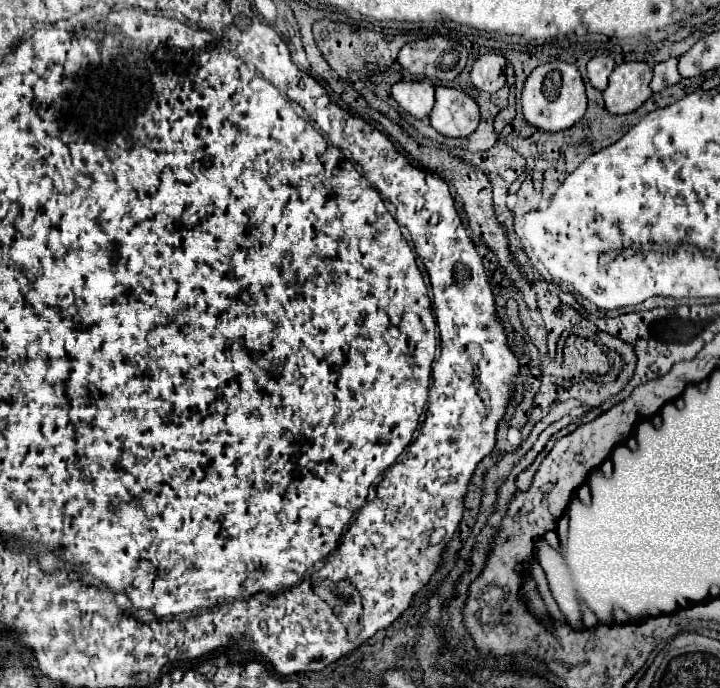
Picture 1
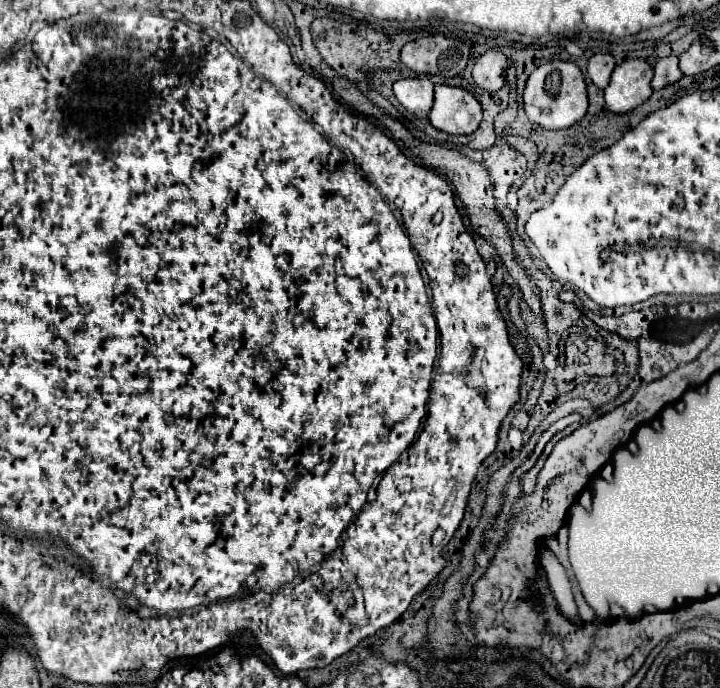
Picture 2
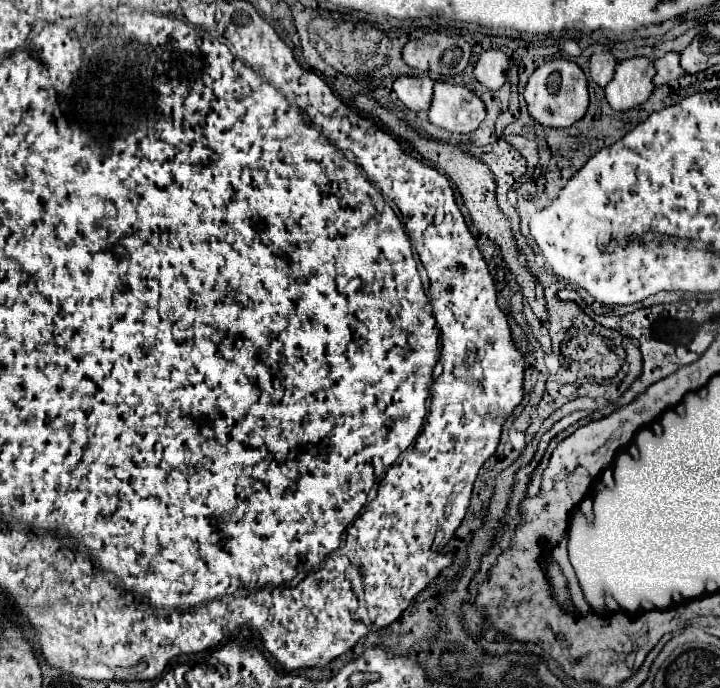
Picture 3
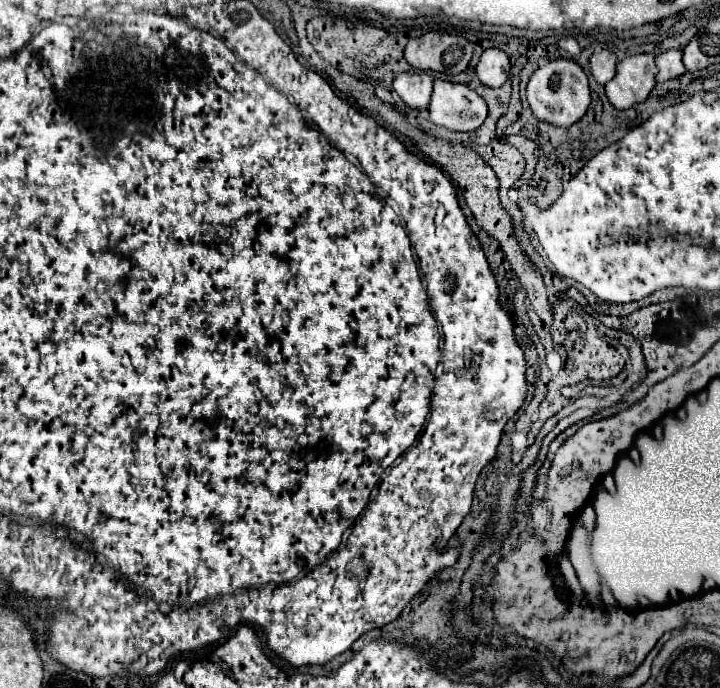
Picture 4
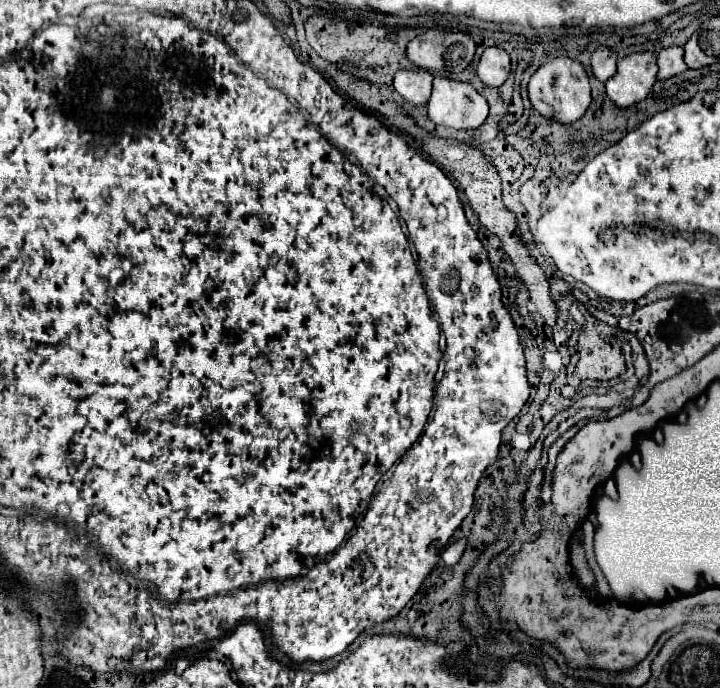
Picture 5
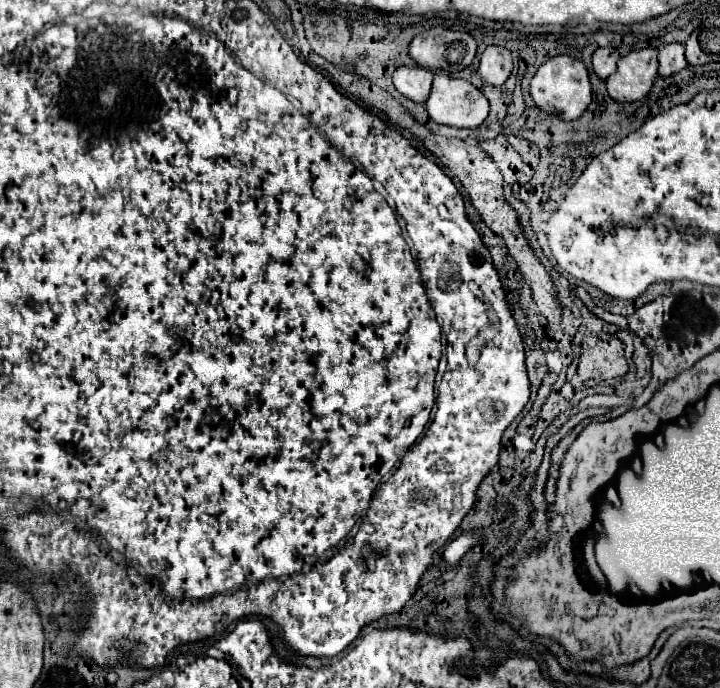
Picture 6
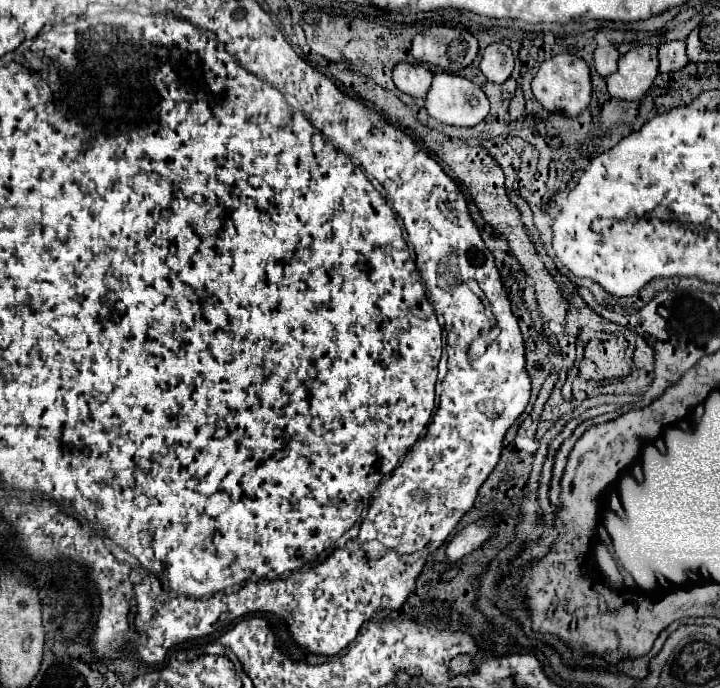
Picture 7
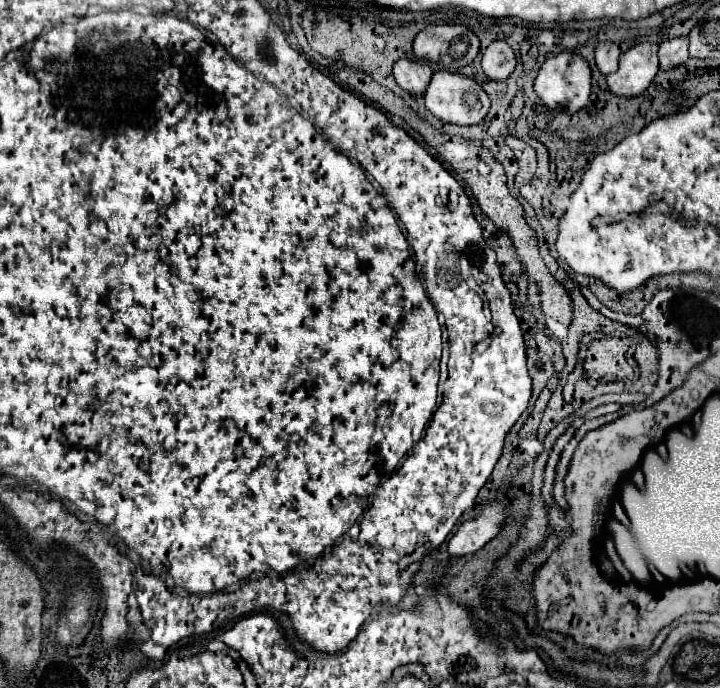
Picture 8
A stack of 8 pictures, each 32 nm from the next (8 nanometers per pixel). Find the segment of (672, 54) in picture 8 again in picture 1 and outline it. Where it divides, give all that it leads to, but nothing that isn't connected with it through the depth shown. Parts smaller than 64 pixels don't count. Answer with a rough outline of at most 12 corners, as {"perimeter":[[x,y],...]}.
{"perimeter":[[664,60],[654,66],[650,88],[662,92],[680,82],[678,60]]}

